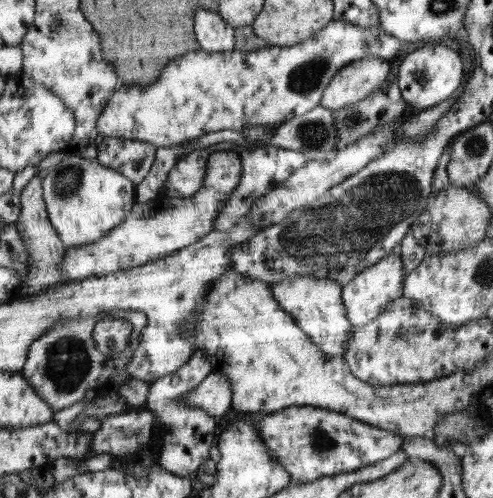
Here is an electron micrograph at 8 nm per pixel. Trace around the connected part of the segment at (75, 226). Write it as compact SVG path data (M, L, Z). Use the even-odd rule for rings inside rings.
M68 153L53 169L43 173L42 192L49 221L65 248L80 248L101 240L124 223L137 208L136 185L122 173L92 160Z

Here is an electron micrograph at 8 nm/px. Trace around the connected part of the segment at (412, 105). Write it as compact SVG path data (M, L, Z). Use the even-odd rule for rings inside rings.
M423 44L409 53L399 66L398 86L410 112L424 111L450 98L462 84L464 66L458 51L446 44Z

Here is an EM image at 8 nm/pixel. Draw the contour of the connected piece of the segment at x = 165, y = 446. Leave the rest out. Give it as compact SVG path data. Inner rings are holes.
M198 349L193 352L189 363L172 375L164 376L150 383L150 391L146 397L145 408L158 416L158 421L164 428L164 435L160 436L159 464L168 472L178 476L187 476L198 482L199 468L210 458L210 447L214 445L216 434L216 419L201 409L178 402L186 393L194 391L212 374L212 368L206 350Z

